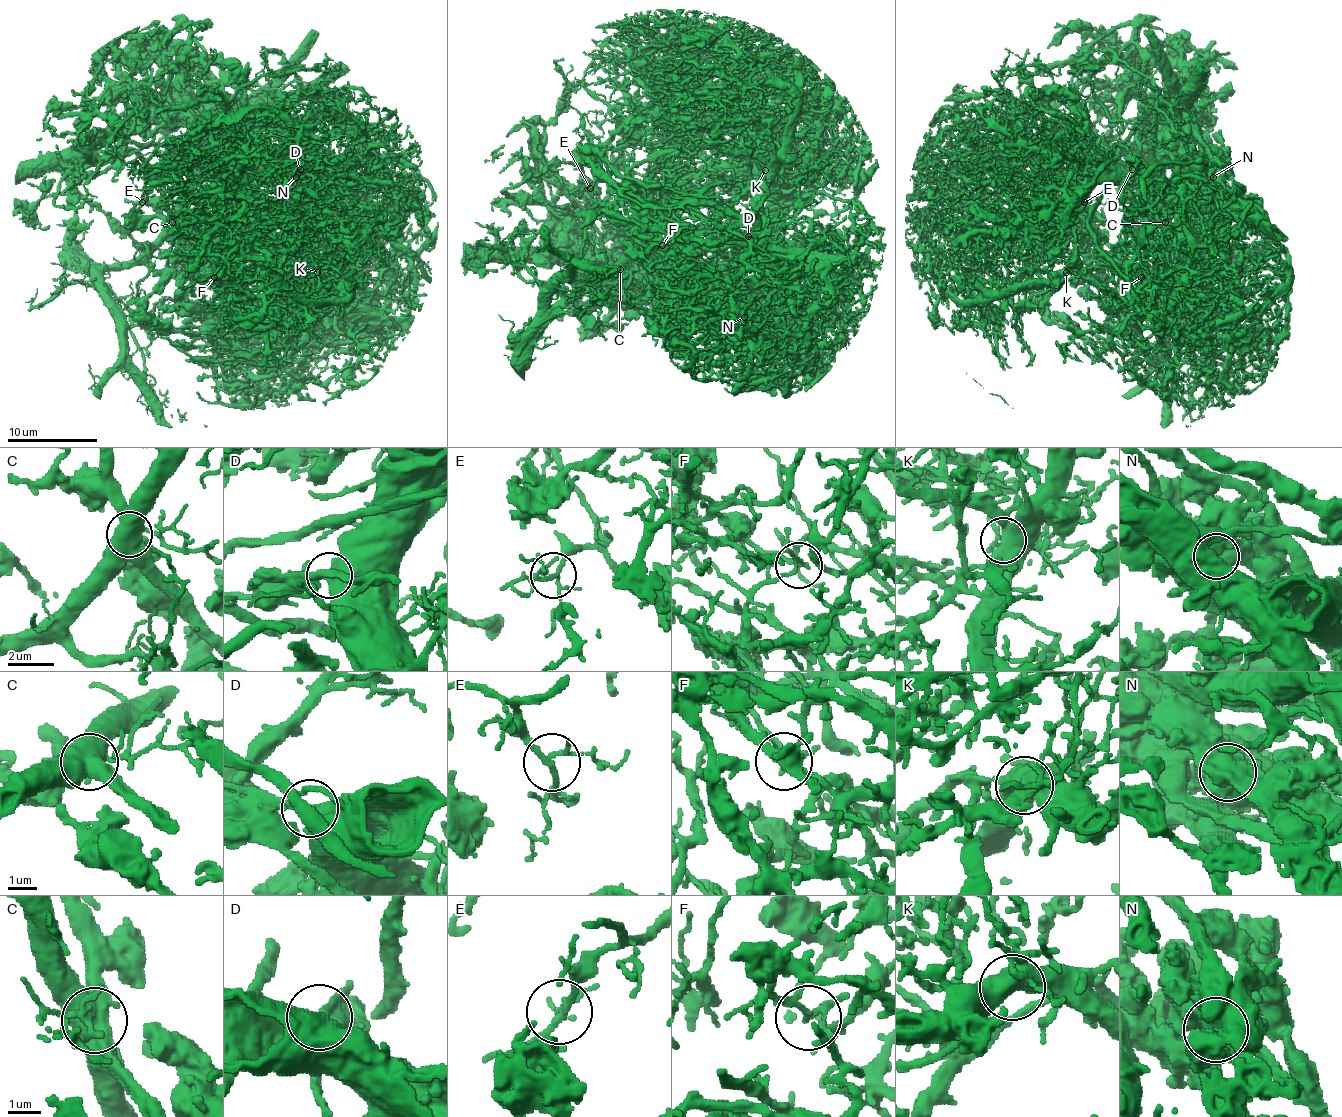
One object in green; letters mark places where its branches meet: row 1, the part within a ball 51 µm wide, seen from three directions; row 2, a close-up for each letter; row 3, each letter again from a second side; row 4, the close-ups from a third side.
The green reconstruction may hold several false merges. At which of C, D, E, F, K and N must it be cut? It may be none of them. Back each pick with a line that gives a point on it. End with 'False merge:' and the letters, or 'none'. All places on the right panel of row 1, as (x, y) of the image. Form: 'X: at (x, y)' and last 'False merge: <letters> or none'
C: at (1165, 222)
D: at (1132, 169)
F: at (1141, 277)
N: at (1213, 177)
False merge: C, D, F, N

